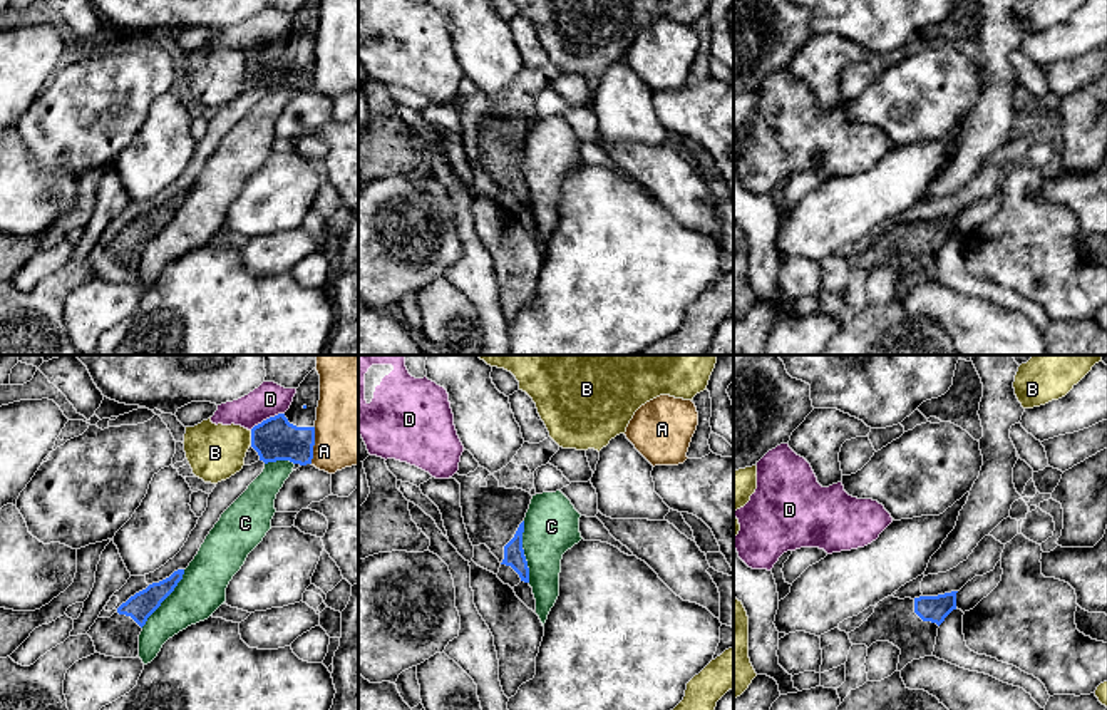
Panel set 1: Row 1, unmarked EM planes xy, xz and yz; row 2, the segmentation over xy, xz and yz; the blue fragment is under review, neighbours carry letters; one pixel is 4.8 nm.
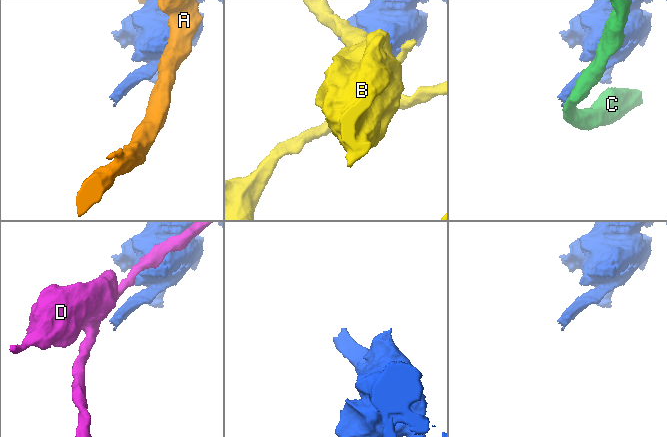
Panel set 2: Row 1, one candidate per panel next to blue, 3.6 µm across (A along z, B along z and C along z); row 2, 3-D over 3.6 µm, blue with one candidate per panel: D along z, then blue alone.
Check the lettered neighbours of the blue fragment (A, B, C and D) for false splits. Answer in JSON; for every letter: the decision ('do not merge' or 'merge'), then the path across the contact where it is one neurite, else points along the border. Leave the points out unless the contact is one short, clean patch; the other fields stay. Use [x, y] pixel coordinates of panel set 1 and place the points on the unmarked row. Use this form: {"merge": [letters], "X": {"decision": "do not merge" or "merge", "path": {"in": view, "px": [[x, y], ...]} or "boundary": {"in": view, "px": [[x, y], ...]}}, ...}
{"merge": [], "A": {"decision": "do not merge"}, "B": {"decision": "do not merge"}, "C": {"decision": "do not merge"}, "D": {"decision": "do not merge", "boundary": {"in": "xy", "px": [[283, 37], [267, 42], [250, 54]]}}}

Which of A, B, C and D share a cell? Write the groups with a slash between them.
A / B / C / D

